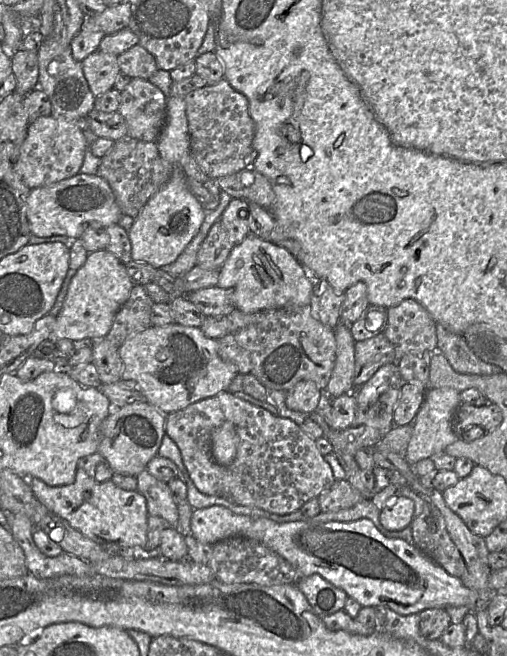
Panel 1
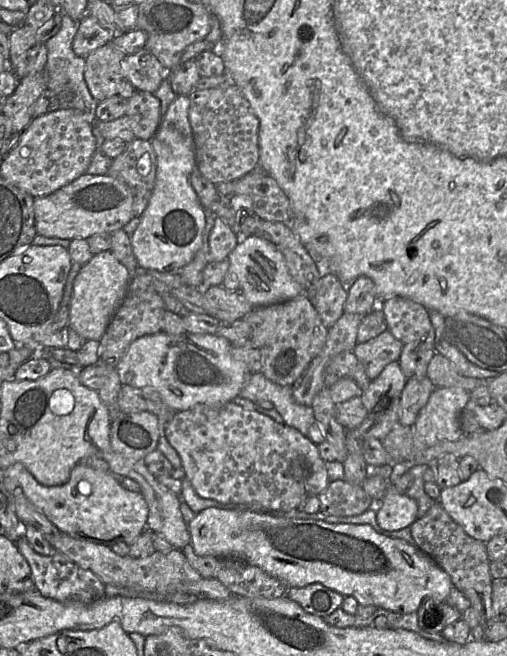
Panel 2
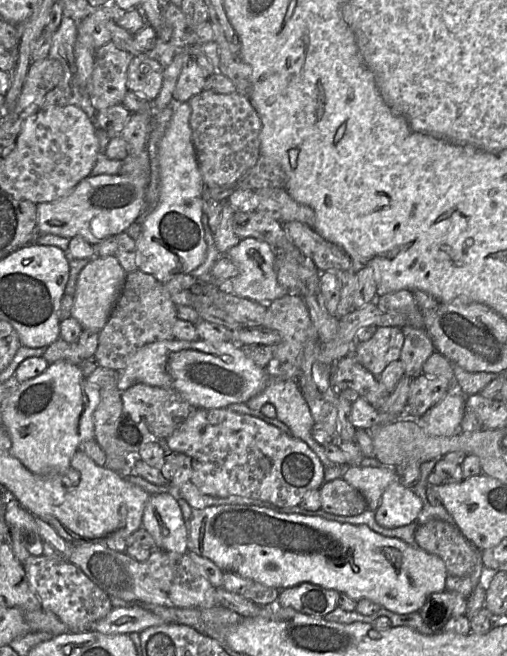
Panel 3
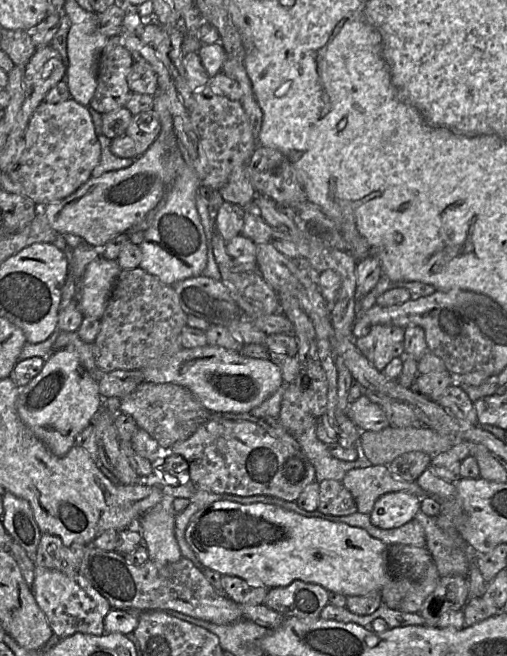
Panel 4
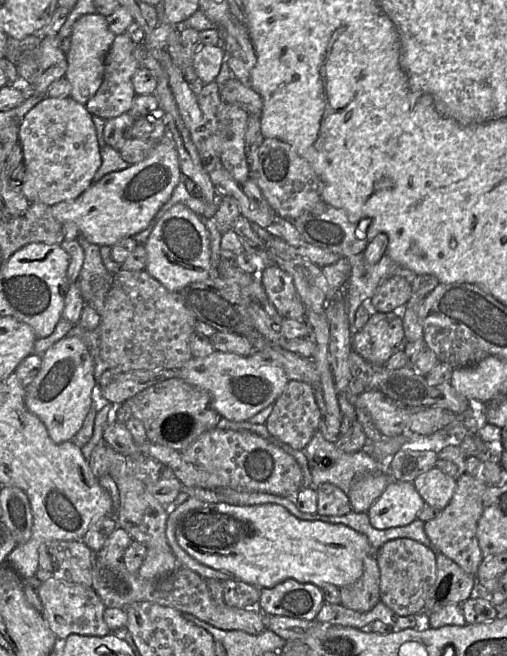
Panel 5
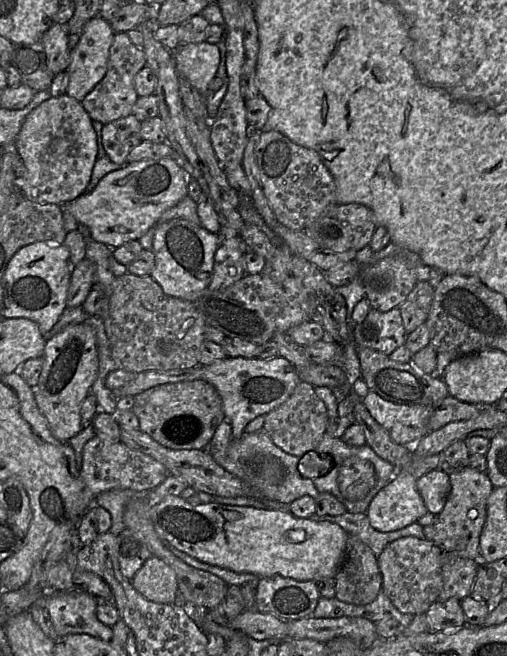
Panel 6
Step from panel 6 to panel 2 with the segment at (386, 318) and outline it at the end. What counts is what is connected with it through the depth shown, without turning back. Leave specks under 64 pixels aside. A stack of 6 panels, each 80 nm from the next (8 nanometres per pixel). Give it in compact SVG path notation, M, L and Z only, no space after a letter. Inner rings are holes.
M386 329L366 342L357 343L352 352L364 366L369 379L374 380L389 363L399 360L403 346Z

